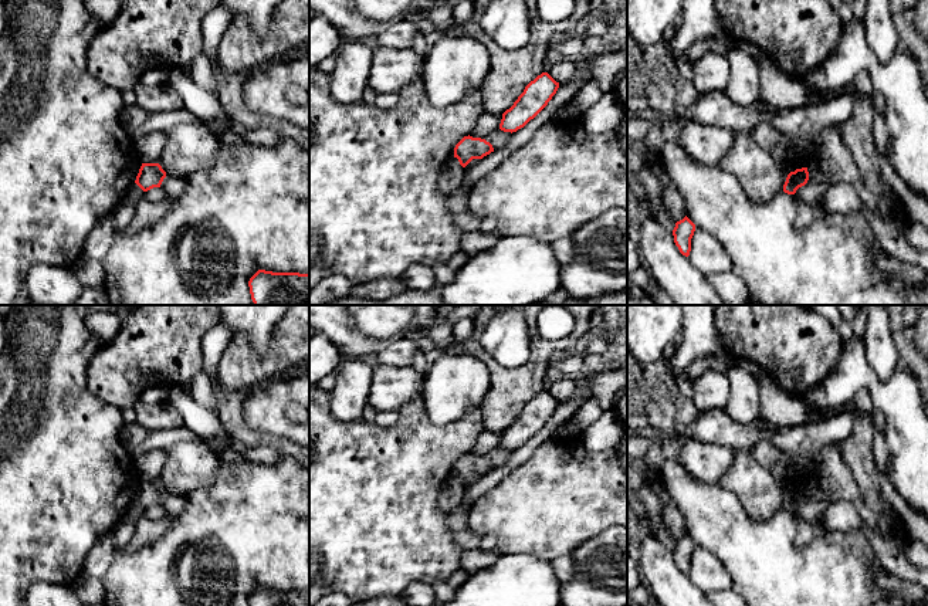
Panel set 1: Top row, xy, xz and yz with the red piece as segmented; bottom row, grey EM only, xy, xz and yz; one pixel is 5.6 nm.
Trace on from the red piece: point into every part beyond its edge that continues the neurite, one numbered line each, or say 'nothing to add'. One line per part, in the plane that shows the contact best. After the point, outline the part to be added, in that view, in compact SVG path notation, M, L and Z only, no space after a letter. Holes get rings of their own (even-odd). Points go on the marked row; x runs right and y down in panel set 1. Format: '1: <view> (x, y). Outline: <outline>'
nothing to add

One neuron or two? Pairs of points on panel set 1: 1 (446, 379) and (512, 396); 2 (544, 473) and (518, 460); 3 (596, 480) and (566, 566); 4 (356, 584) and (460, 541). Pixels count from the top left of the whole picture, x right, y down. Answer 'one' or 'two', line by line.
1: two
2: two
3: two
4: two

